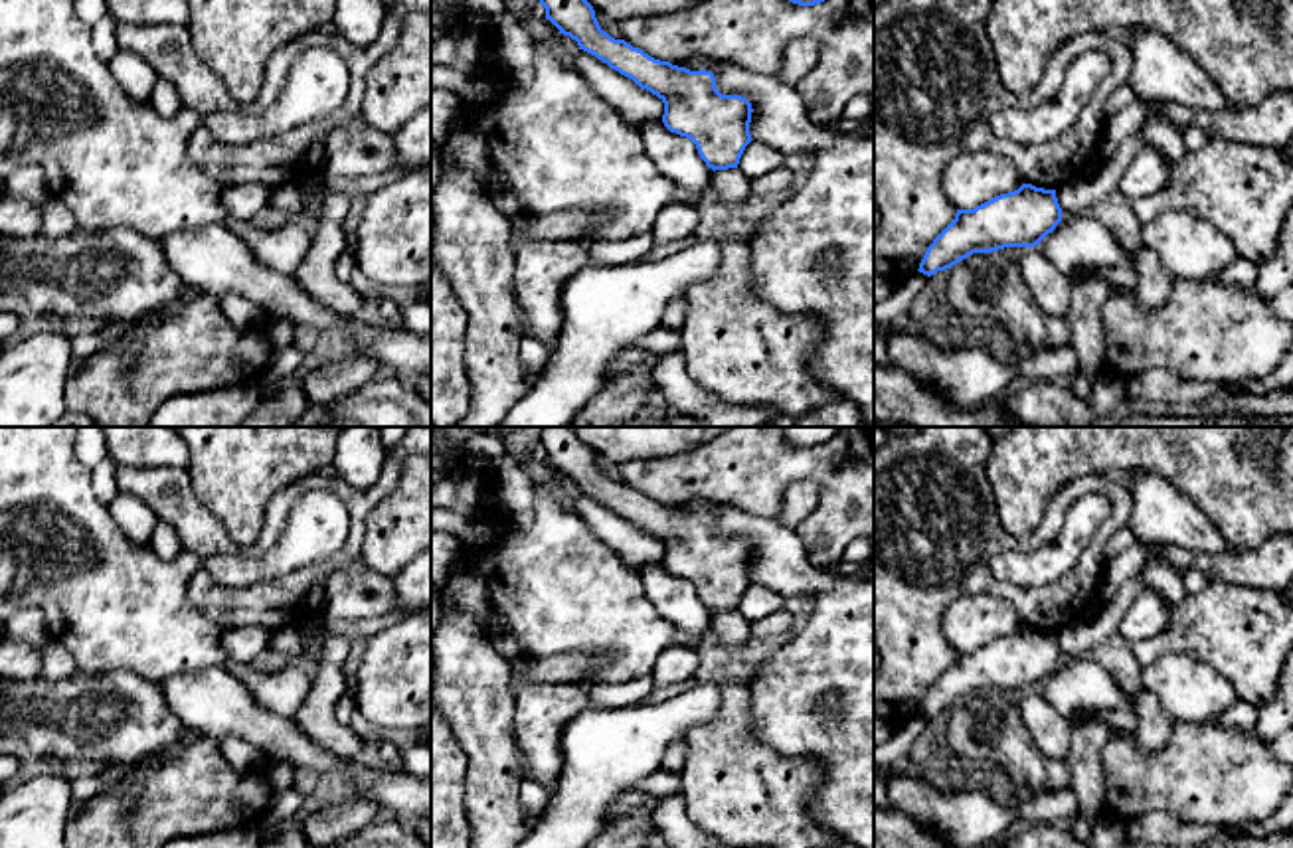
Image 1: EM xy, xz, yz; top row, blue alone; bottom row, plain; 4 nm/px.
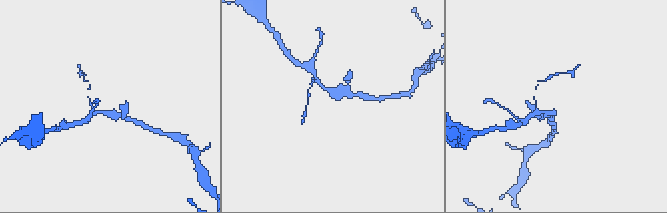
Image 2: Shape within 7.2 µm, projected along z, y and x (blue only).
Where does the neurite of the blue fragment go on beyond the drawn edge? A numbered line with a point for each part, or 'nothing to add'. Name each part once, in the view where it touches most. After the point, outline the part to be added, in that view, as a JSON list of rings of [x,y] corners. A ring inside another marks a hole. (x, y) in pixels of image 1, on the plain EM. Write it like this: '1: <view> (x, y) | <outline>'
nothing to add

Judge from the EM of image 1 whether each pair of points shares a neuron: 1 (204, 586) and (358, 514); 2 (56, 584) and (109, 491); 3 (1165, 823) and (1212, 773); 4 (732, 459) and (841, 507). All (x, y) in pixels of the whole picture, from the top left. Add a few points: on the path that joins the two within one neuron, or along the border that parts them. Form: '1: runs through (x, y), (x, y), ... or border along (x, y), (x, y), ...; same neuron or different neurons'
1: runs through (250, 601), (287, 601), (319, 572), (339, 560); same neuron
2: border along (89, 471), (93, 493), (107, 507); different neurons
3: border along (1125, 821), (1165, 811), (1189, 823), (1216, 825); different neurons
4: runs through (762, 465), (809, 465), (821, 477); same neuron

